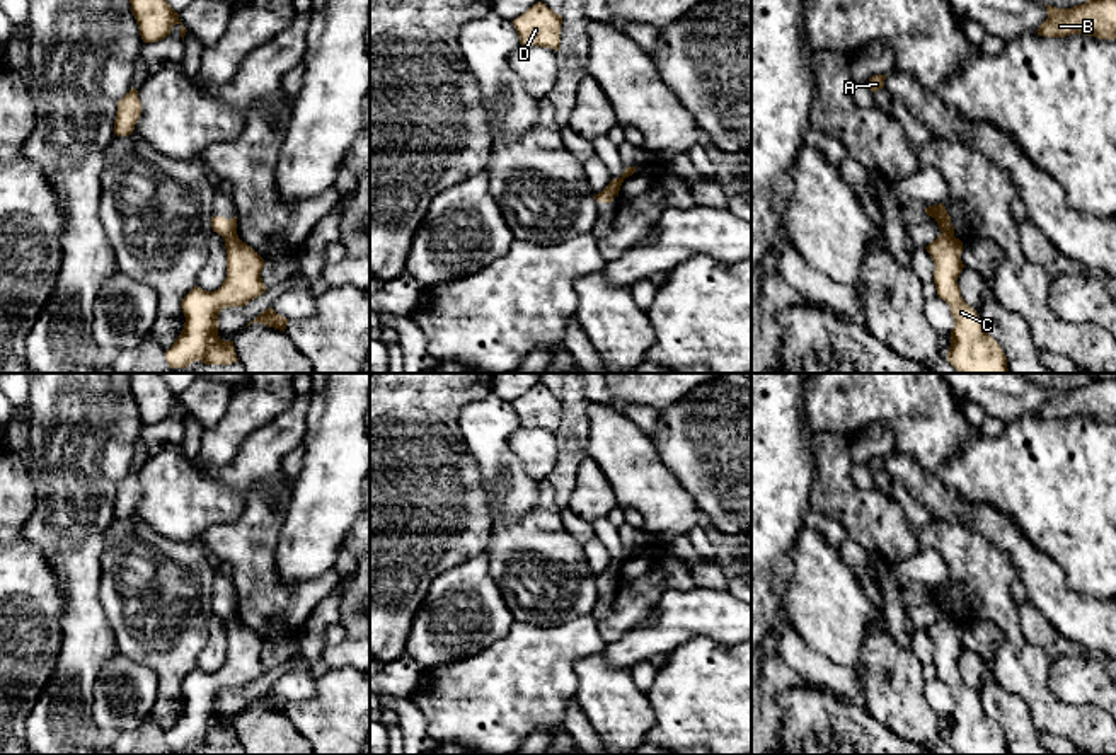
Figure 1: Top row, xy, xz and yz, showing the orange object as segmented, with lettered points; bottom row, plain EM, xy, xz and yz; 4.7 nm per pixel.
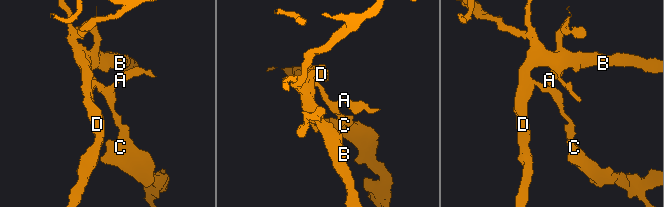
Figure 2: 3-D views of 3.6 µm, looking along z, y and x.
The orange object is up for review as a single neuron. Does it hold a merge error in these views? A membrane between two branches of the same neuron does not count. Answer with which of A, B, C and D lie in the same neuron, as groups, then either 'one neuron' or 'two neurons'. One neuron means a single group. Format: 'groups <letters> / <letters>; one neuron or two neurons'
groups A B D / C; two neurons

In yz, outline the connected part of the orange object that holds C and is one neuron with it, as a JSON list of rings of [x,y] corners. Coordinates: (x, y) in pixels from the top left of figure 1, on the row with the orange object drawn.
[[[941,233],[927,247],[934,259],[934,283],[954,317],[947,361],[959,373],[1009,373],[1007,356],[1000,344],[985,331],[978,312],[961,297],[958,278],[964,268],[963,242],[954,235]]]

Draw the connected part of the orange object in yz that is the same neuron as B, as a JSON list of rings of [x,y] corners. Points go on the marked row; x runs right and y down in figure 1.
[[[1087,0],[1072,9],[1056,9],[1046,3],[1044,7],[1048,19],[1039,26],[1039,36],[1085,34],[1099,39],[1116,39],[1116,0]]]

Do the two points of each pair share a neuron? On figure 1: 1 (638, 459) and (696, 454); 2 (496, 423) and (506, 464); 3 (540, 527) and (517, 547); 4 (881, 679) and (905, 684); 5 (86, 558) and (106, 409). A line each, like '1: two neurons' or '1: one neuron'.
1: two neurons
2: one neuron
3: one neuron
4: one neuron
5: one neuron

